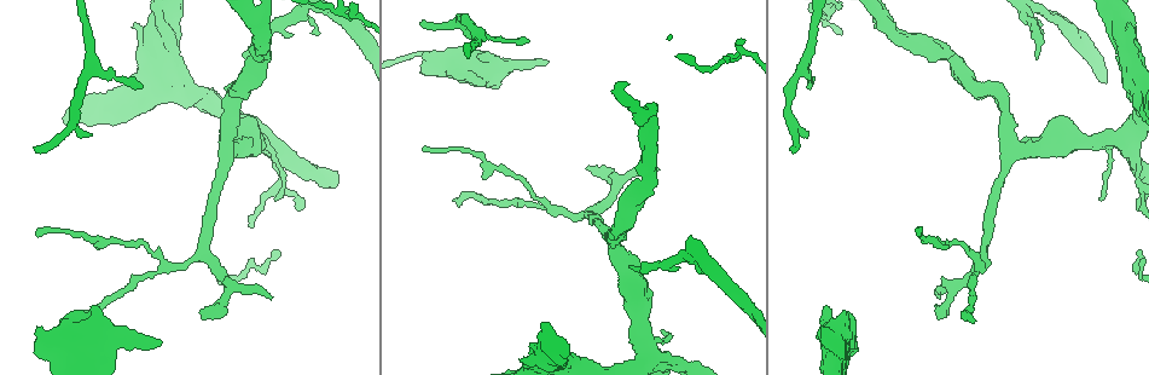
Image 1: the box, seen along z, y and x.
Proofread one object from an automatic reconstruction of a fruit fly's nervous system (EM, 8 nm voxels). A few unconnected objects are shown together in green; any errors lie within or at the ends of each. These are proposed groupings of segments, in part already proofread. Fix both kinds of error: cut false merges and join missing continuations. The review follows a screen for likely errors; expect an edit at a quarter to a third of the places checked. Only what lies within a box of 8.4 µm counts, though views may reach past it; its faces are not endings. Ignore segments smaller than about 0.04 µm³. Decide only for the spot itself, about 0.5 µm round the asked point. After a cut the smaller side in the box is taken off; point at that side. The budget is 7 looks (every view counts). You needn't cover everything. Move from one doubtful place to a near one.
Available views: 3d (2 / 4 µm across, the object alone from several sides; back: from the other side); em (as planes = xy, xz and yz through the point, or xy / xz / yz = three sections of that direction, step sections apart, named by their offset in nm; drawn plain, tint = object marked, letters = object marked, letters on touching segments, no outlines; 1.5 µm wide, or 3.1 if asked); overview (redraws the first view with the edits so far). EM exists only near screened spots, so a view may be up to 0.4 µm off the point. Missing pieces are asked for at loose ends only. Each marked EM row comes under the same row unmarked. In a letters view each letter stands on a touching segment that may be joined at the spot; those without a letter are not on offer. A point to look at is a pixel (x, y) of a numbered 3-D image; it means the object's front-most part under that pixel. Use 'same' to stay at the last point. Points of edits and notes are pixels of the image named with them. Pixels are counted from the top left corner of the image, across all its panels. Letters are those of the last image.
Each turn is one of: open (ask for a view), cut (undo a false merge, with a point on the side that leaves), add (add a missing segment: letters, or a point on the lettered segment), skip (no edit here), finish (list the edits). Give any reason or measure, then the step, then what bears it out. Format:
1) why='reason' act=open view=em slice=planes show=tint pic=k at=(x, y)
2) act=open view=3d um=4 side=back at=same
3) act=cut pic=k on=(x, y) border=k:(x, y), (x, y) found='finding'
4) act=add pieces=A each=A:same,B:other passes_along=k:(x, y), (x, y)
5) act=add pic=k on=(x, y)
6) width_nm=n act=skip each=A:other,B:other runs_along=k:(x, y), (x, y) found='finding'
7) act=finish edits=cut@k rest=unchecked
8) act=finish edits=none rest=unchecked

why='thin end' act=open view=em slice=planes show=letters pic=1 at=(793, 146)

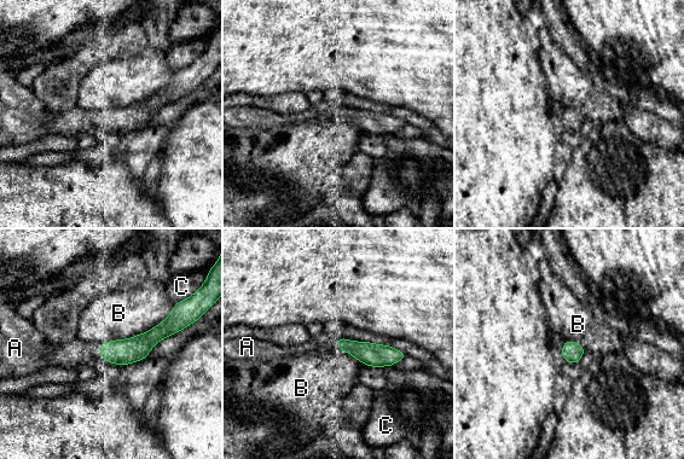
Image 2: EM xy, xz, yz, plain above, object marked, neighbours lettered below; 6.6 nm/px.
width_nm=140 longest_contact=B:600nm act=add pieces=A each=A:same,B:other,C:other found='the neuron continues'

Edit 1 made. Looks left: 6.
act=open view=overview

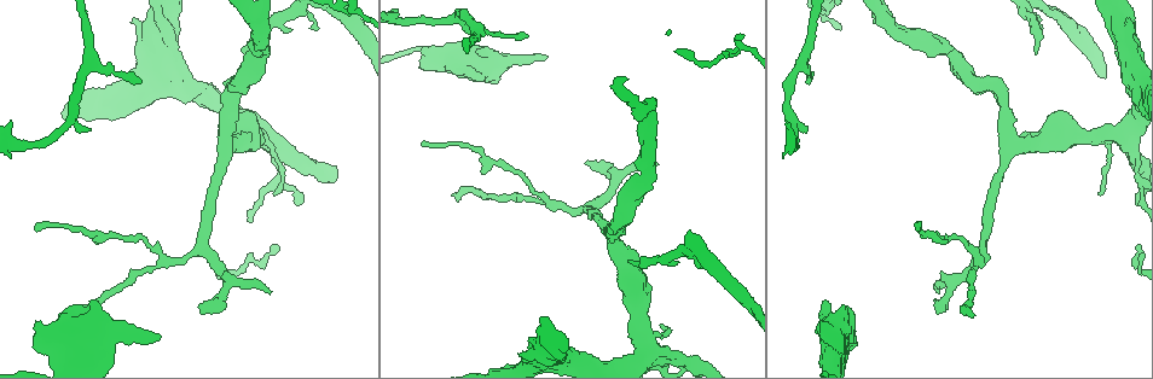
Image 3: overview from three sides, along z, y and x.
why='branch stops here' act=open view=3d um=2 pic=3 at=(1040, 24)

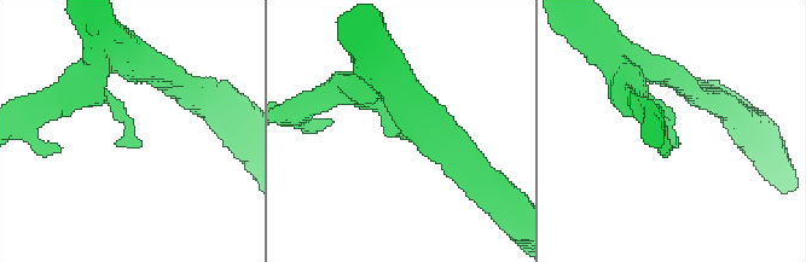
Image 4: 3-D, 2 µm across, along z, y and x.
act=open view=em slice=planes show=letters pic=4 at=(677, 146)

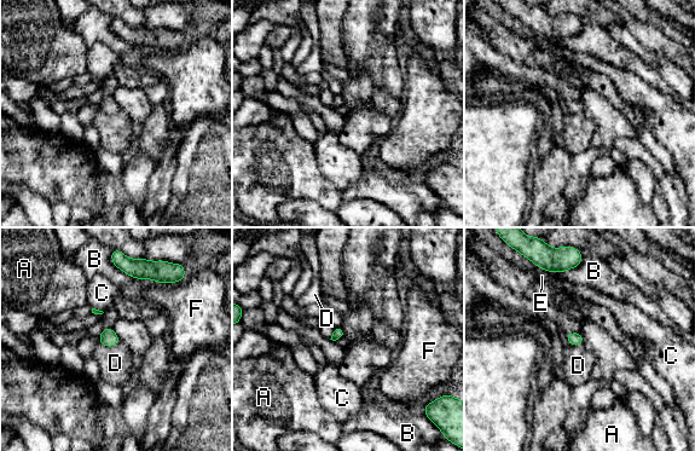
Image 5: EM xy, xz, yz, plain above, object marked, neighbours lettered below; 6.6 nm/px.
act=skip each=A:other,B:other,C:other,D:other,E:other,F:other border=5:(120, 341), (113, 346), (99, 345) found='none of them fits'

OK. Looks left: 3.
act=open view=em slice=yz step=4 show=tint pic=3 at=(1035, 49)

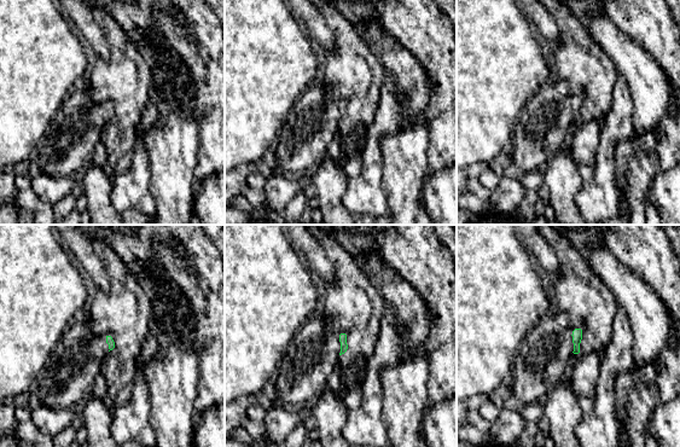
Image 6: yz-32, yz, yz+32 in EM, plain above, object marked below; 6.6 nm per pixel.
act=open view=em slice=planes show=letters at=same

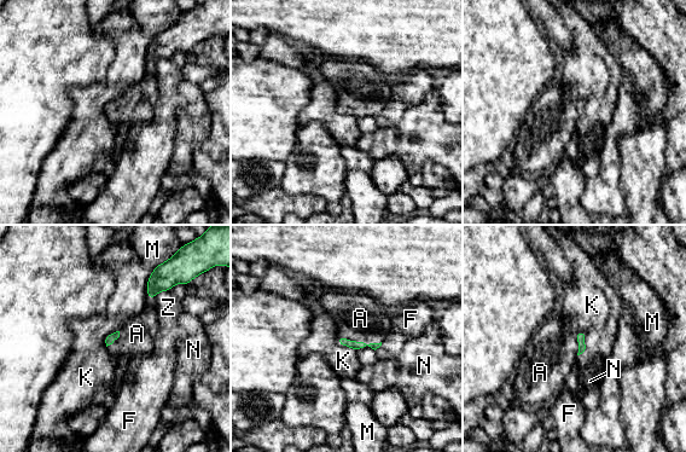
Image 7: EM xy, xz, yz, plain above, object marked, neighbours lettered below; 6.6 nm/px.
act=add pieces=A each=A:same,F:other,K:other,M:other,N:other,Z:other passes_along=7:(356, 346), (360, 342), (360, 318) found='the neuron continues'

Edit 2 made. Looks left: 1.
act=finish edits=add@2,add@7 rest=unchecked

